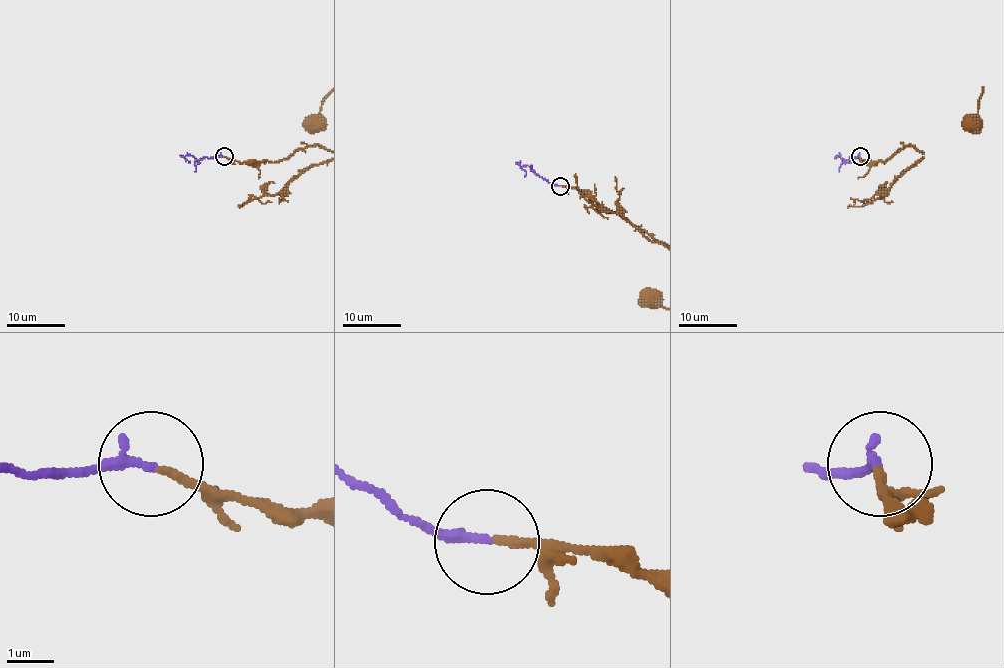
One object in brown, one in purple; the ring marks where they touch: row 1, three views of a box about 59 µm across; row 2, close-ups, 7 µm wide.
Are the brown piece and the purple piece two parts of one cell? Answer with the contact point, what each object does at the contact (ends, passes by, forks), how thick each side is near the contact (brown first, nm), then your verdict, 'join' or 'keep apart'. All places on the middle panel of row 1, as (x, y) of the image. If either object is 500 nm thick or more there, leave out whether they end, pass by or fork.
(560, 186) | brown ends | purple ends | 180/220 nm | join

